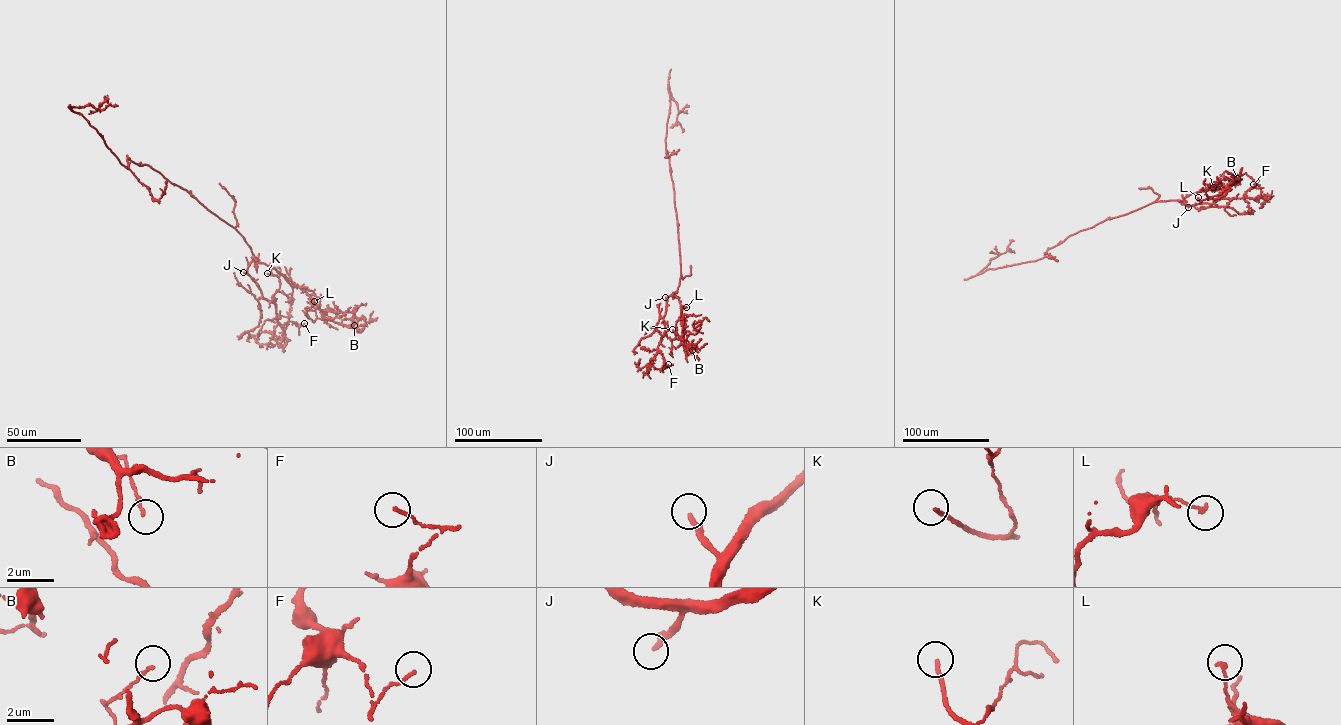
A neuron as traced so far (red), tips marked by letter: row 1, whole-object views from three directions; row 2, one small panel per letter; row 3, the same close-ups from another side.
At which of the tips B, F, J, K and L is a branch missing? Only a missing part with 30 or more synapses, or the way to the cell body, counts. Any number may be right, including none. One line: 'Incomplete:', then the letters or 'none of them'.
Incomplete: J, K

